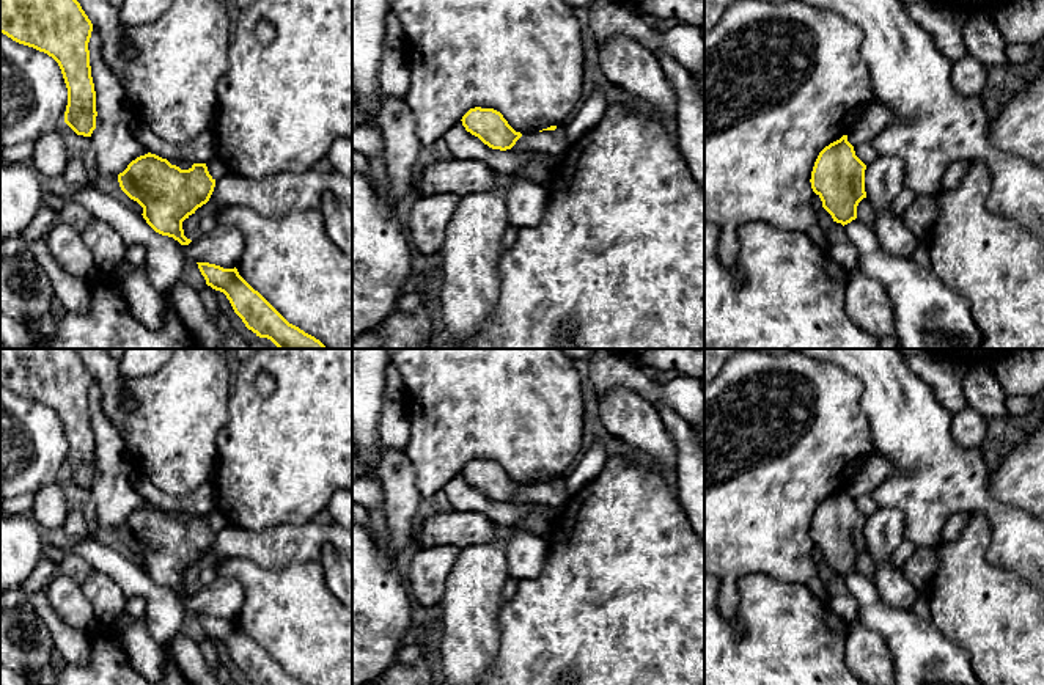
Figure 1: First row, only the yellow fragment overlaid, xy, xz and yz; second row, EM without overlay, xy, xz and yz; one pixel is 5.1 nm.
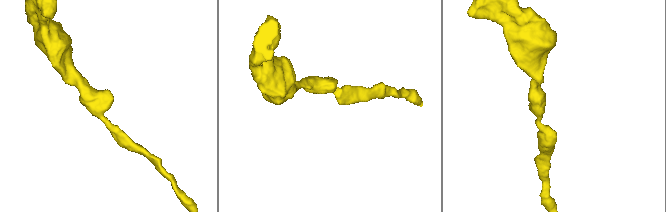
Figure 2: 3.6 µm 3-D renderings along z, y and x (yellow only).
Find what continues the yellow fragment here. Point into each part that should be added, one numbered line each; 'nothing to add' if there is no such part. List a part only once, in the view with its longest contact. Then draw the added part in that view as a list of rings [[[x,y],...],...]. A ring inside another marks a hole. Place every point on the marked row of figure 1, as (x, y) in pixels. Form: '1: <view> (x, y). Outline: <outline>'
nothing to add

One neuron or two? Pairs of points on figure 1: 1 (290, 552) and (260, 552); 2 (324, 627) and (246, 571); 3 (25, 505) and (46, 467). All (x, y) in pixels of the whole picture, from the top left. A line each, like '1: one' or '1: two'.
1: one
2: one
3: two

